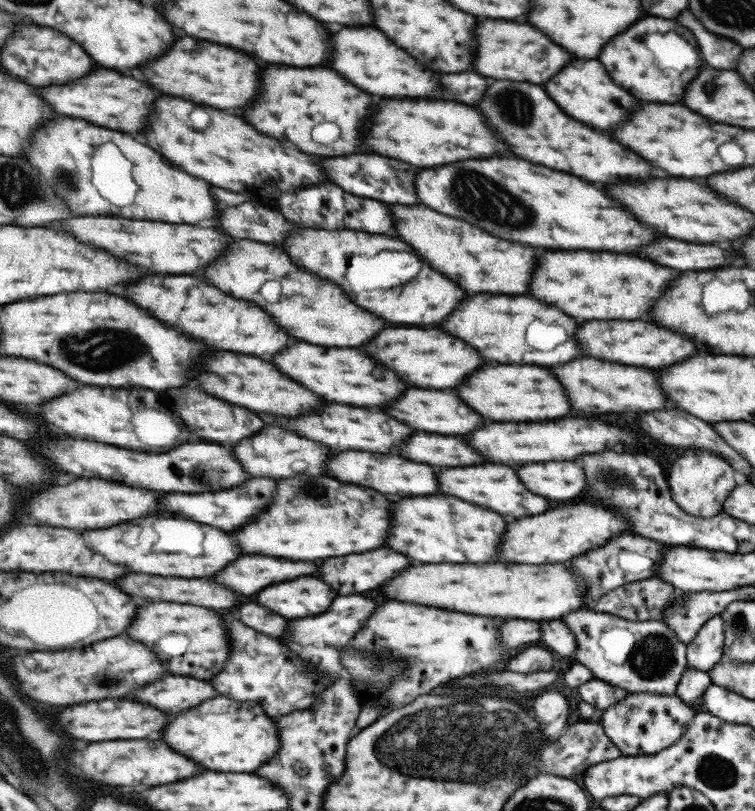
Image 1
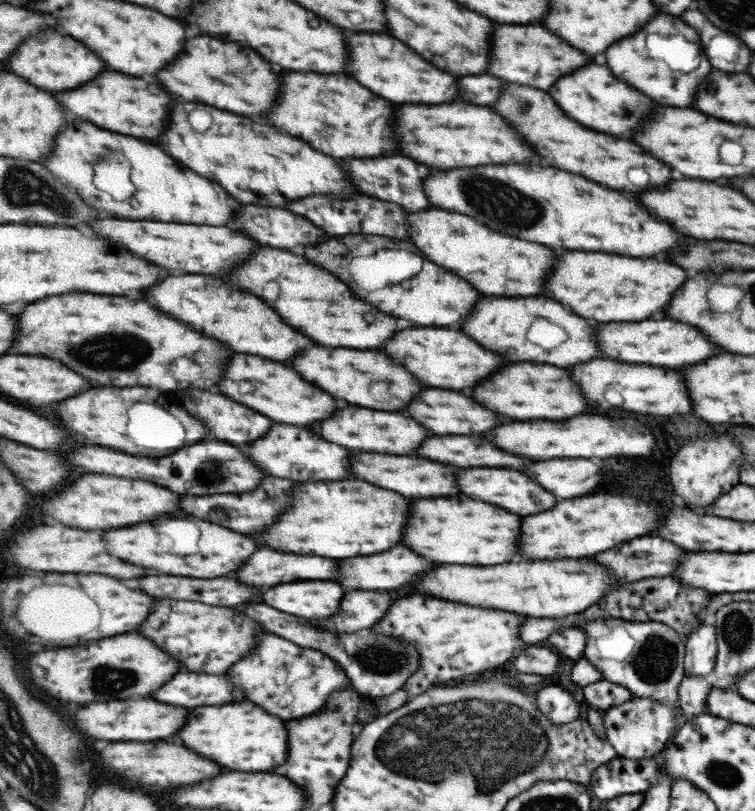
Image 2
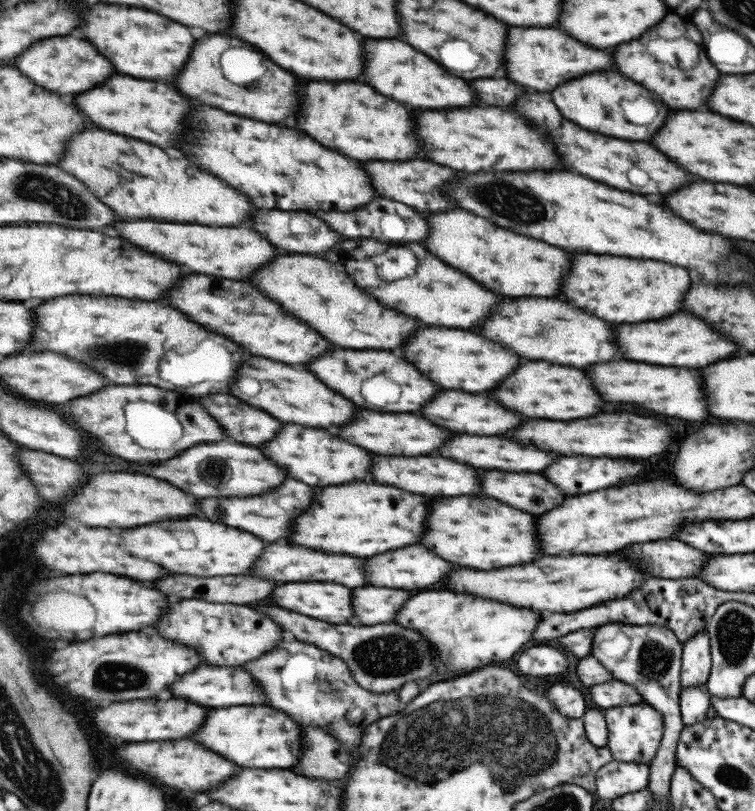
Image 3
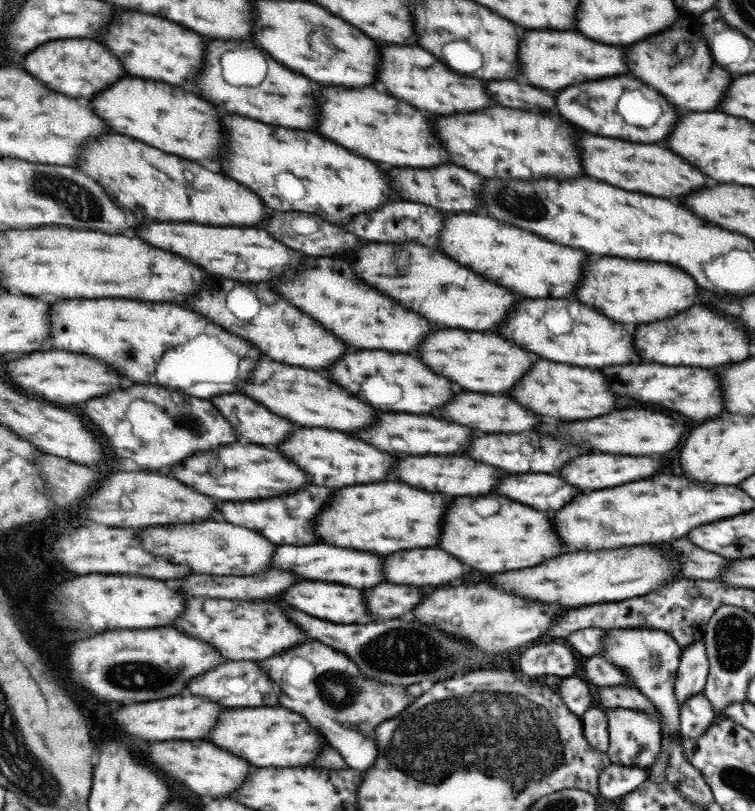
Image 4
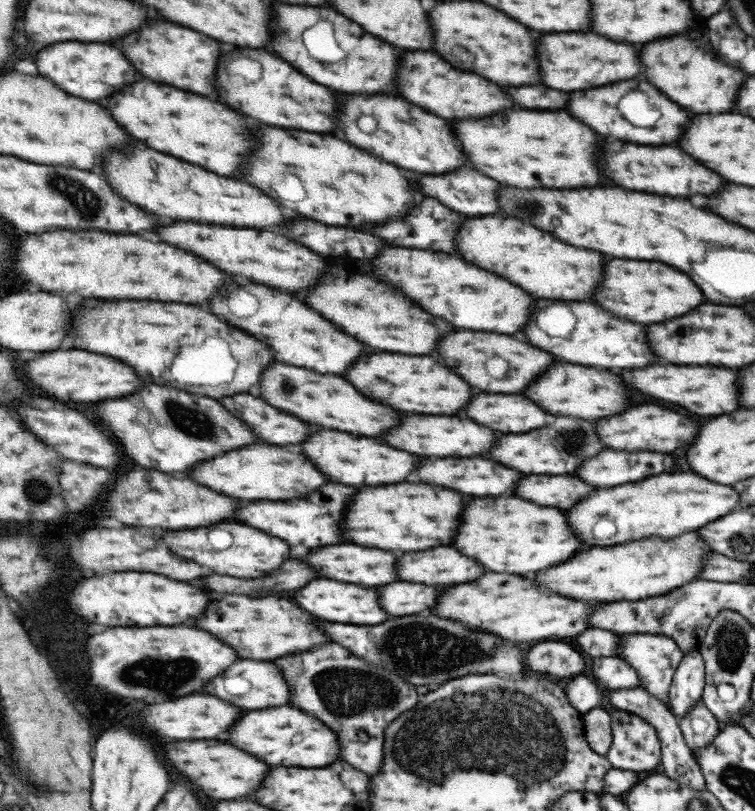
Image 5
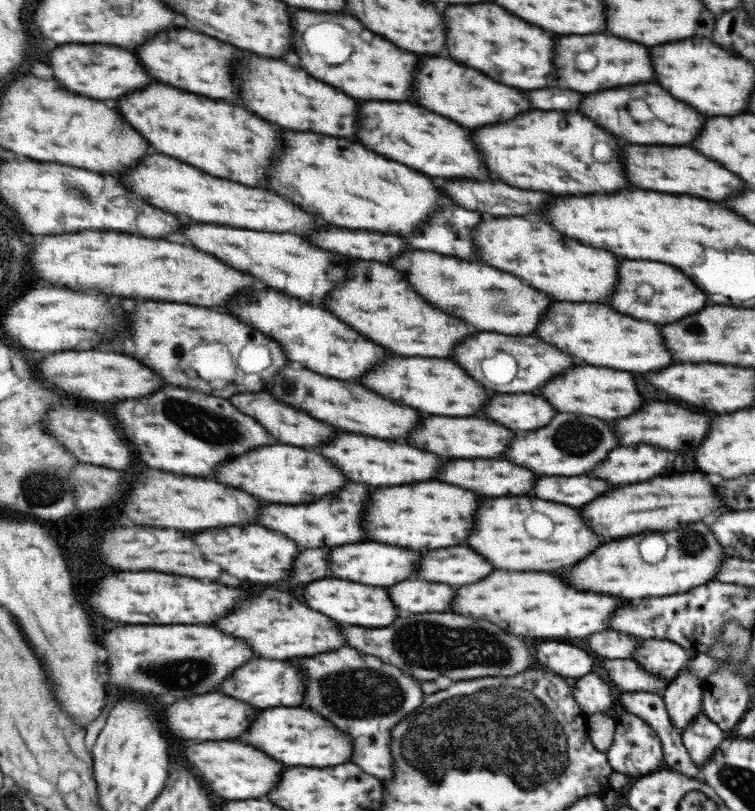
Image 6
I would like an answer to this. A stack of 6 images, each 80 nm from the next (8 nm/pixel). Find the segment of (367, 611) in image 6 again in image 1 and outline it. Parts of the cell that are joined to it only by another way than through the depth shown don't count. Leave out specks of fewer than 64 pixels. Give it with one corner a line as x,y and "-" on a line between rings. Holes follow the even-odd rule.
303,576
261,590
257,600
259,604
275,610
281,616
289,618
307,618
317,616
329,610
337,594
315,576

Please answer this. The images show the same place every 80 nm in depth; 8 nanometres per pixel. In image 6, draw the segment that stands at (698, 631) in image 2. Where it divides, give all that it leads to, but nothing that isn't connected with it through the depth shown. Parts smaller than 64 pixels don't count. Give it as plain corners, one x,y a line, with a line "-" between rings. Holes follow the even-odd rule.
685,664
661,692
666,713
679,732
701,712
702,683

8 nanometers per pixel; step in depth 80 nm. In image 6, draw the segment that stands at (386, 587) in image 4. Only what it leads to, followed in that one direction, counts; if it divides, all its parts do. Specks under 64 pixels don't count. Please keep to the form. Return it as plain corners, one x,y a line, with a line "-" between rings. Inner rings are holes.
423,580
399,582
399,586
389,586
387,590
391,590
391,598
395,598
395,606
399,606
399,610
413,614
447,612
449,600
453,598
451,586

